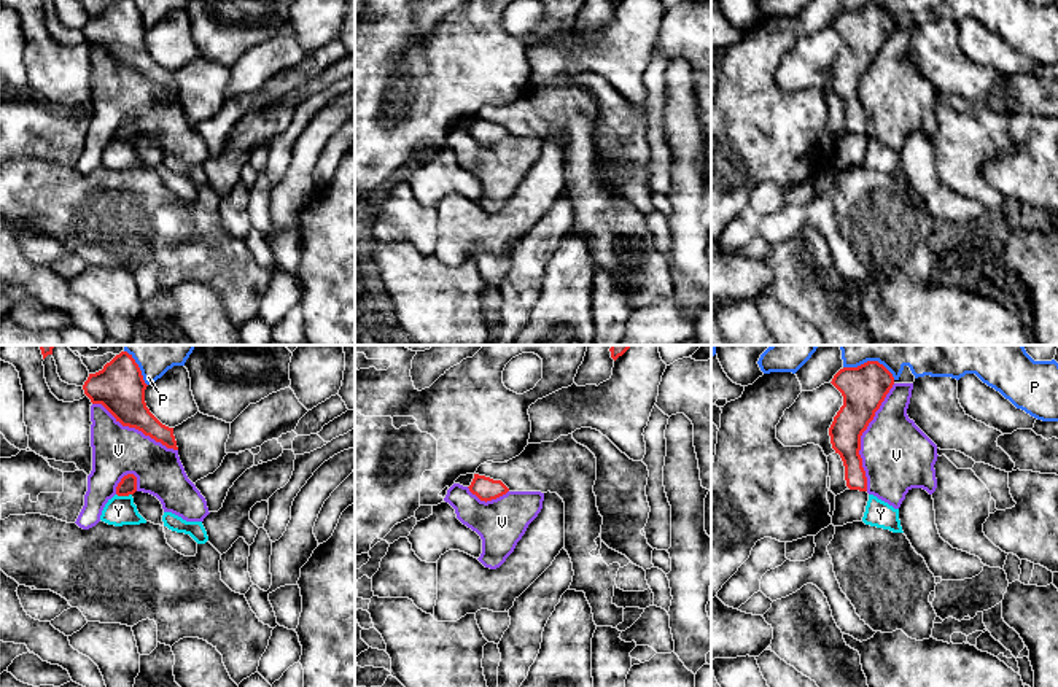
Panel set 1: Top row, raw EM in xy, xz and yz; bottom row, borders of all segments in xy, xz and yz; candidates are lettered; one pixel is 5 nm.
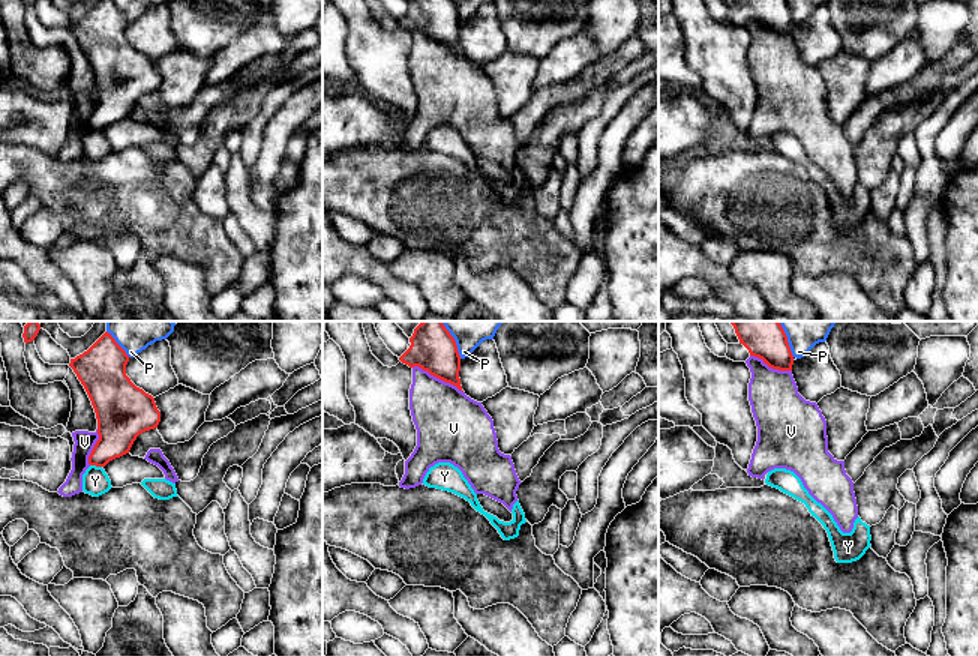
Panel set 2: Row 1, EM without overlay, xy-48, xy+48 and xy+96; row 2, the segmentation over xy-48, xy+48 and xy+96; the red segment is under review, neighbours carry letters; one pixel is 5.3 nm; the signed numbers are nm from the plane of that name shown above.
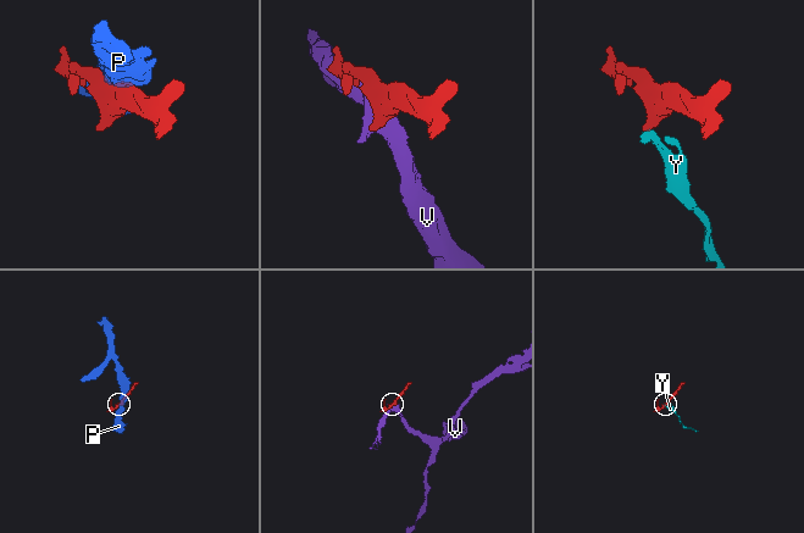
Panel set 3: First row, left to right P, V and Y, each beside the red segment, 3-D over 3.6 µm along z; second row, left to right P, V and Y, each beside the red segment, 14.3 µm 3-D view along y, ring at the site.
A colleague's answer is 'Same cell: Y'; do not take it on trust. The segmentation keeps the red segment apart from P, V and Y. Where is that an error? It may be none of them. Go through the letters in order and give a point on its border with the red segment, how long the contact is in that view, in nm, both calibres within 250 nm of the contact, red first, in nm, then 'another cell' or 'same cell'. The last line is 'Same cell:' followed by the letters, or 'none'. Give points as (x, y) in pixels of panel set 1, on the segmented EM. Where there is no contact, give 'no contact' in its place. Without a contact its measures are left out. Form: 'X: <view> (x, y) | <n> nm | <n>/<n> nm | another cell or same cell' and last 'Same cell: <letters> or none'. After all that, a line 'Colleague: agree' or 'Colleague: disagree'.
P: yz (871, 361) | 280 nm | 220/220 nm | another cell
V: yz (859, 438) | 550 nm | 220/360 nm | another cell
Y: xy (124, 495) | 80 nm | 90/150 nm | another cell
Same cell: none
Colleague: disagree

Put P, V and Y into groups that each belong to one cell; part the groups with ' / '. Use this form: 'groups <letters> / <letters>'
groups P / V / Y

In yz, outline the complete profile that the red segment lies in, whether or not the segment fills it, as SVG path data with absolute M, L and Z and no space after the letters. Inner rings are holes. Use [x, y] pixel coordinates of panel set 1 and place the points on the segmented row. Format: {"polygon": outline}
{"polygon": "M867 361L858 367L840 369L830 383L843 396L843 406L829 428L832 448L843 461L846 487L867 491L859 455L861 436L893 388L894 377L878 361Z"}

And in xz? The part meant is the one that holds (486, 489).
{"polygon": "M474 474L474 479L468 488L473 495L485 503L496 499L509 491L509 488L501 480L493 480L479 474Z"}

